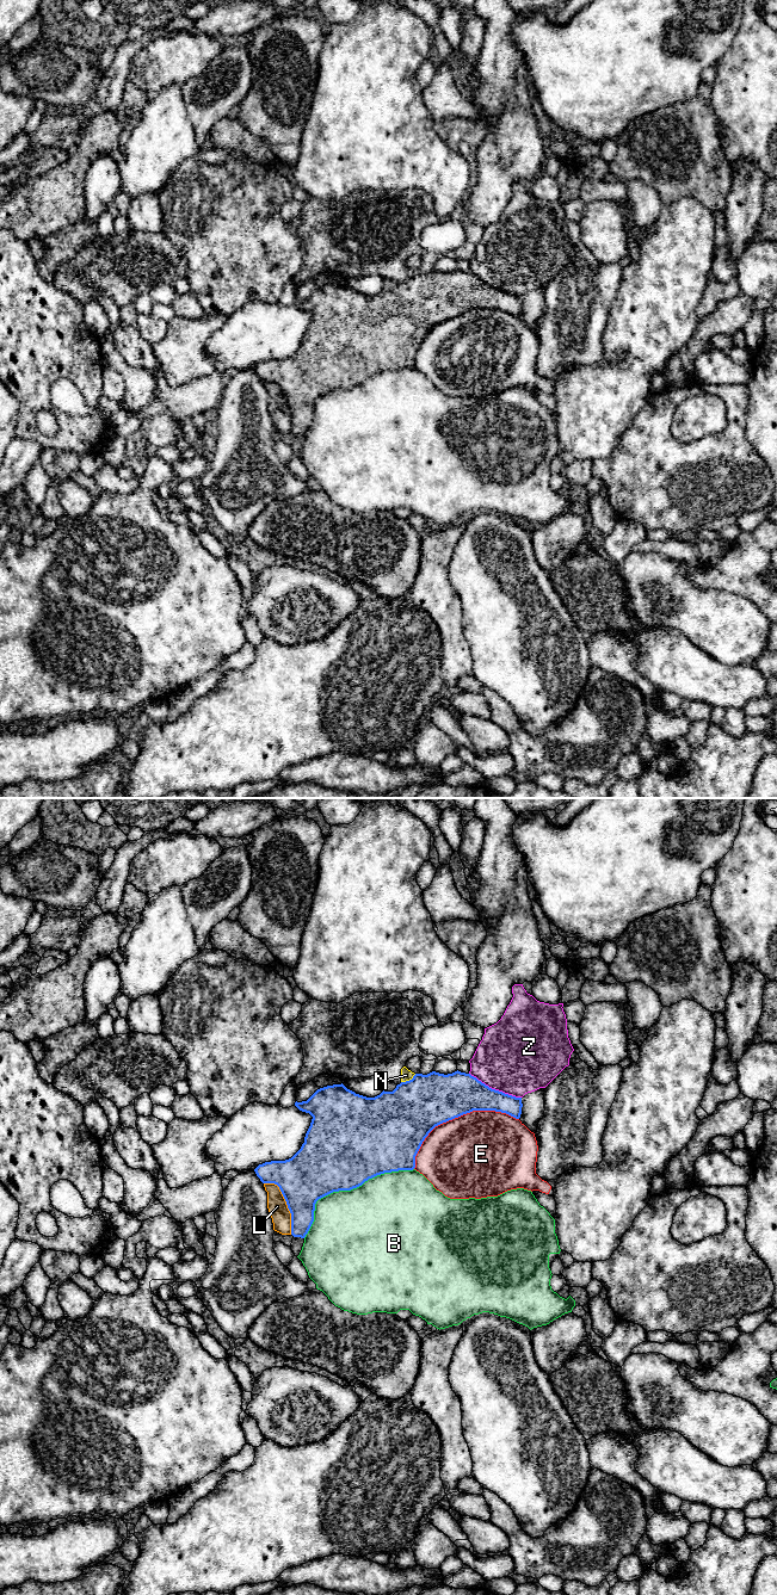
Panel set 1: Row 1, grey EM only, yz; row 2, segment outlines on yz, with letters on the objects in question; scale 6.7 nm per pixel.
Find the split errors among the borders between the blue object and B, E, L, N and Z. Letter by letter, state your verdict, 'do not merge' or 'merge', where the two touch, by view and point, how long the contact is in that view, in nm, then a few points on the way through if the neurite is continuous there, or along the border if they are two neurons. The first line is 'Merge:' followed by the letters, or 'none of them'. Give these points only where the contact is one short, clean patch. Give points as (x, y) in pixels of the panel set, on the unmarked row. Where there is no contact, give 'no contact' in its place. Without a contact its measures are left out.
Merge: none of them
B: do not merge; contact yz (346, 388); length 850 nm
E: do not merge; contact yz (456, 315); length 800 nm
L: do not merge; contact yz (287, 402); length 400 nm
N: do not merge; contact yz (409, 278); length 120 nm; border yz (415, 272), (401, 280)
Z: do not merge; contact yz (494, 288); length 400 nm

